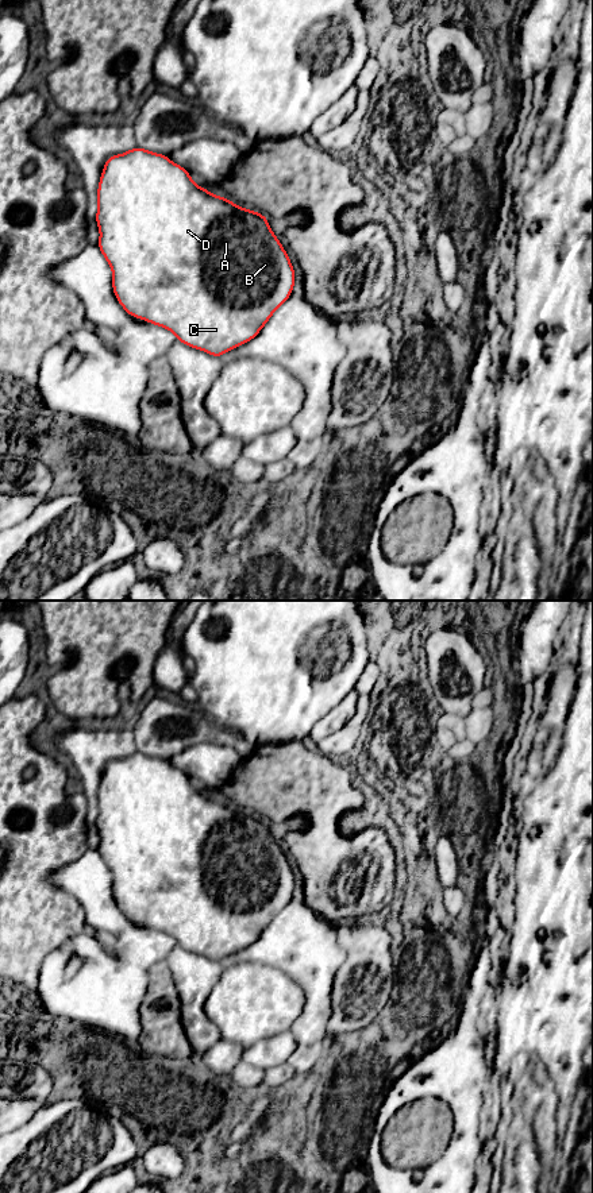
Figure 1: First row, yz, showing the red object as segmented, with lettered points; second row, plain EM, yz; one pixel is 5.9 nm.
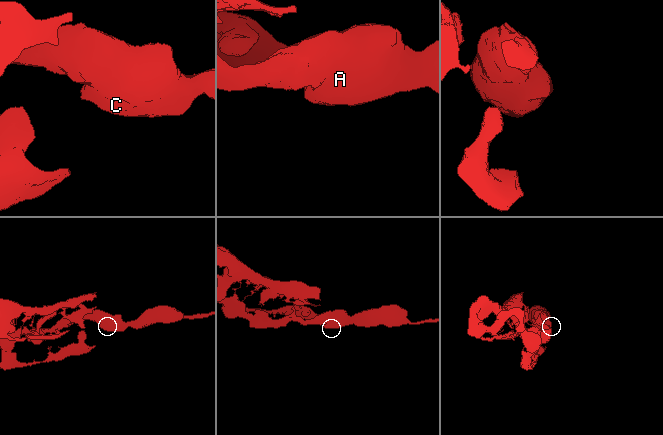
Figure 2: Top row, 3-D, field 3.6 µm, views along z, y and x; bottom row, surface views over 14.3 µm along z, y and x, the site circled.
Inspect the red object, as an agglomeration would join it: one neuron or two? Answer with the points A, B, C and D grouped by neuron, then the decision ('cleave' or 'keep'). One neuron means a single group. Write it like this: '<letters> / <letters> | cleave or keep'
A B C D | keep

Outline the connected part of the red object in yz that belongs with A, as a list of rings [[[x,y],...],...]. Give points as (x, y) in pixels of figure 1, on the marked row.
[[[134,147],[109,157],[100,177],[97,206],[97,247],[113,273],[119,304],[130,316],[172,331],[185,345],[220,358],[254,339],[293,292],[294,269],[269,220],[197,186],[189,171],[163,154]]]

